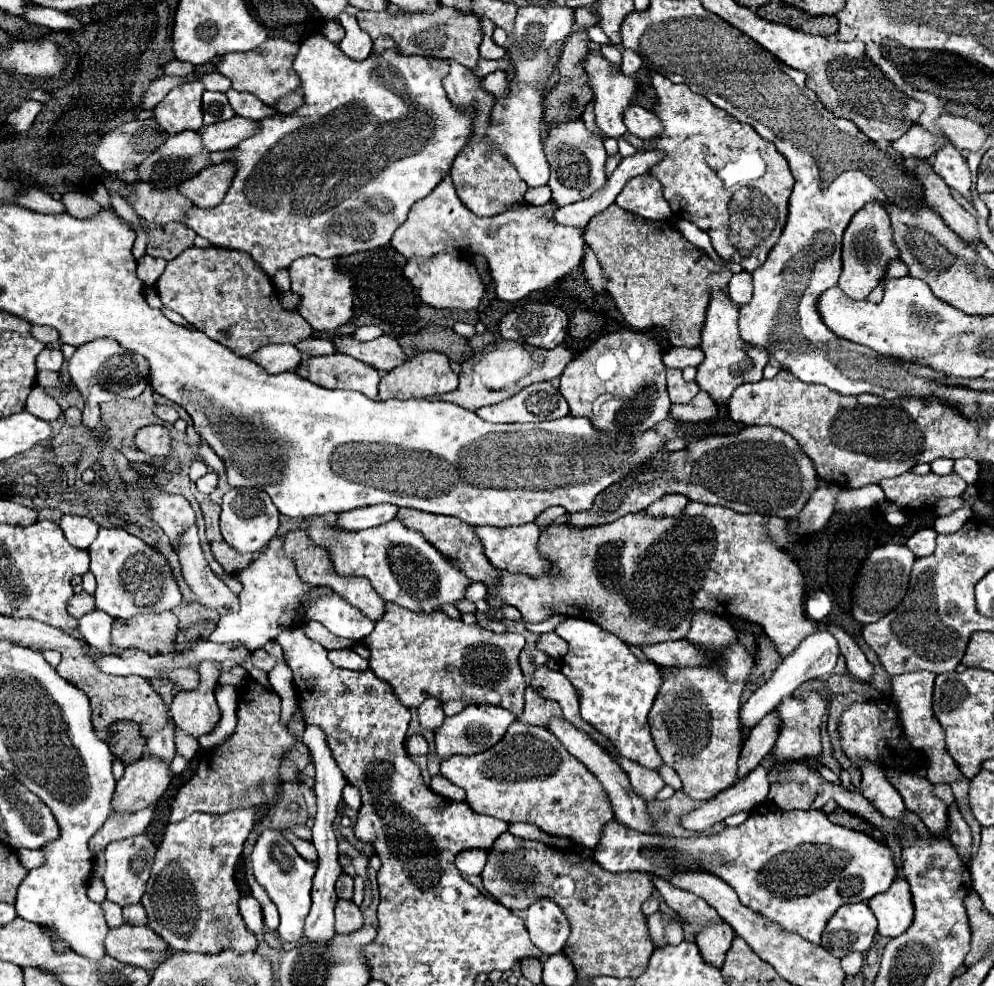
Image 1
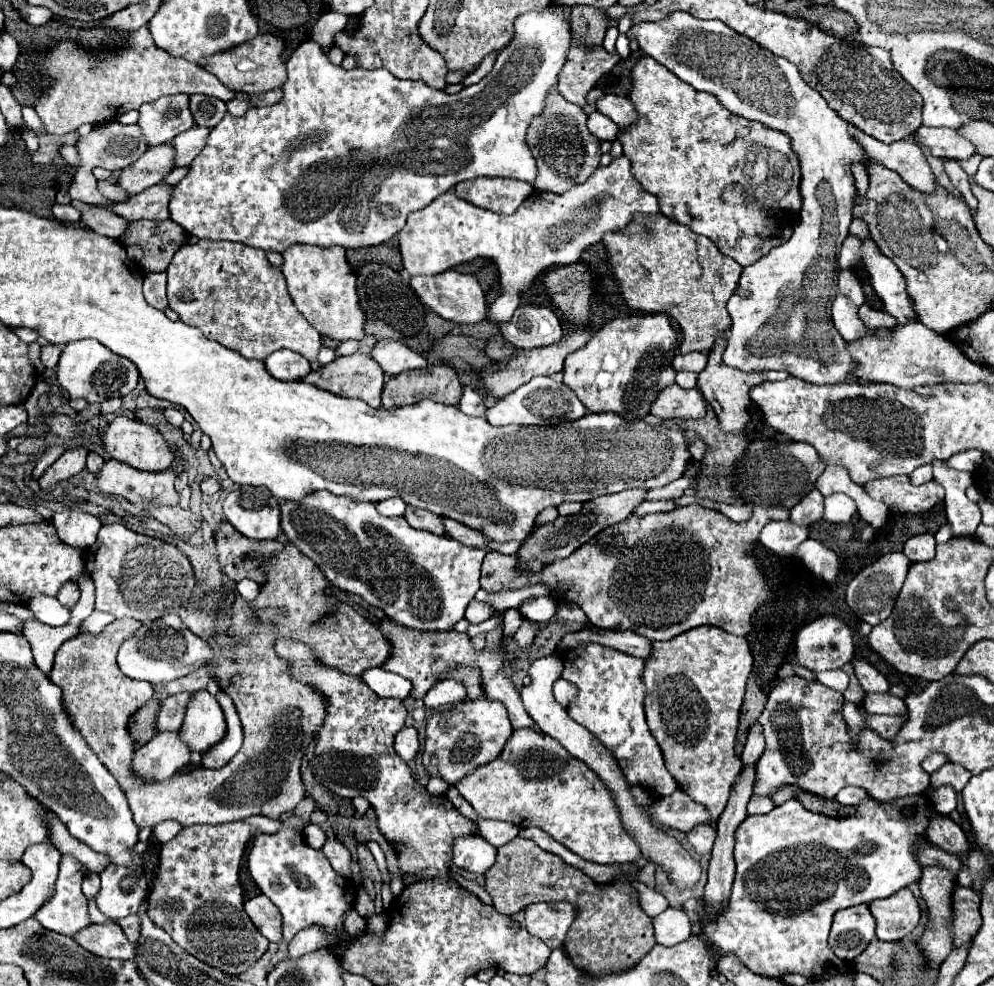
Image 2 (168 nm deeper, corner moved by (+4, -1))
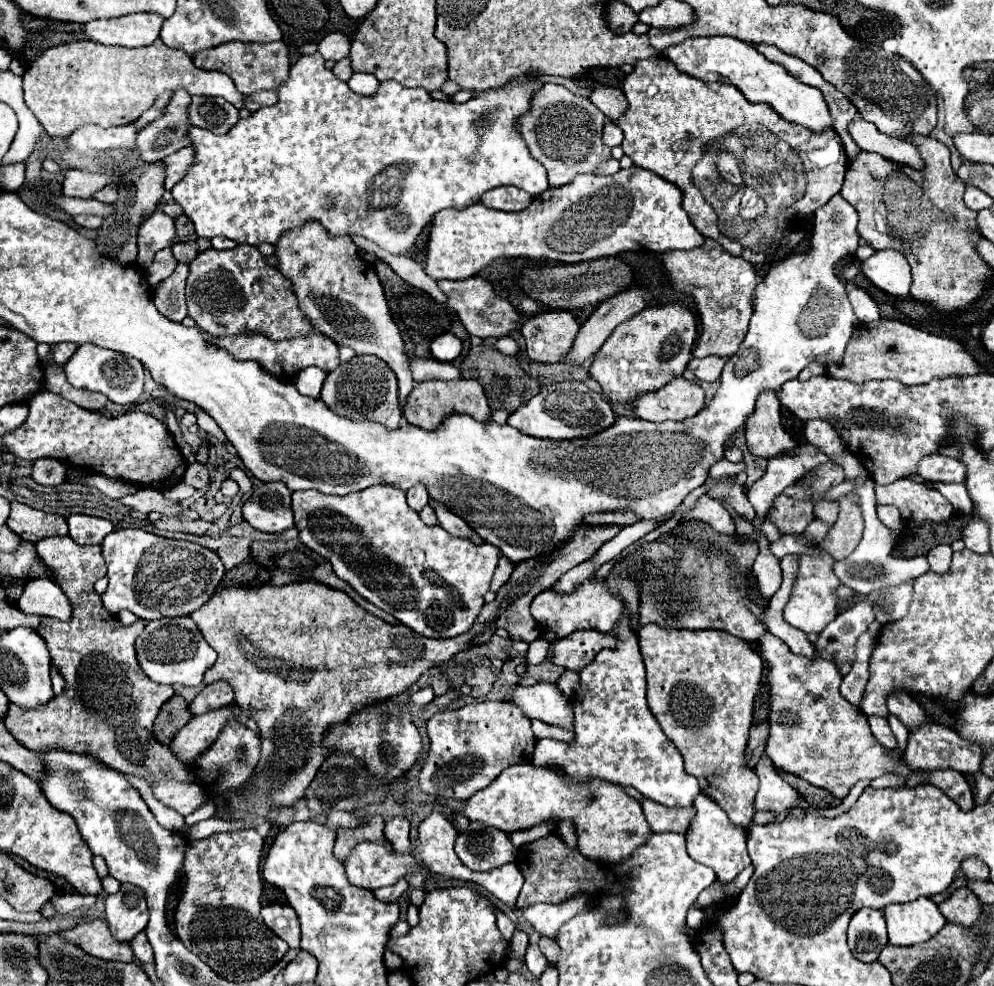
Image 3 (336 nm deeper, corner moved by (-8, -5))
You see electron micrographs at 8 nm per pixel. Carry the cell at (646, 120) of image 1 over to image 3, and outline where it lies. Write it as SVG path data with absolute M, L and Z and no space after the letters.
M606 85L594 87L588 99L610 119L618 119L620 115L624 115L628 103L618 87L606 87Z

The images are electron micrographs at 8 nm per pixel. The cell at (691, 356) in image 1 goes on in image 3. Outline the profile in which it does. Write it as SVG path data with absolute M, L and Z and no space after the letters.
M704 357L704 359L692 359L688 363L688 369L696 375L698 381L716 381L722 373L722 367L724 367L724 359L722 357Z

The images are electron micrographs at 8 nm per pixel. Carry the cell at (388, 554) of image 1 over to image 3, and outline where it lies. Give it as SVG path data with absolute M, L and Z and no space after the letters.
M384 483L344 497L320 491L294 491L292 511L294 523L300 529L300 541L314 553L324 555L340 579L350 583L378 609L392 613L402 625L434 639L450 639L472 627L484 605L484 593L490 589L490 581L500 559L498 547L488 543L474 545L470 539L452 537L440 525L424 525L418 513L408 507L406 491Z

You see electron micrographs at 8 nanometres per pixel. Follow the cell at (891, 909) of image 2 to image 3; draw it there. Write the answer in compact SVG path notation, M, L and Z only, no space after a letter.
M918 897L902 905L888 905L884 907L884 917L892 945L924 943L946 925L946 917L928 897Z

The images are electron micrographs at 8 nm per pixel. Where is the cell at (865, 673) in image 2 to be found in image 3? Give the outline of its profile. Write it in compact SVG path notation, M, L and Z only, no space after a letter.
M892 693L888 697L888 709L894 717L898 717L908 729L916 729L922 723L928 721L924 709L918 705L918 701L914 701L912 697L904 695L904 693Z

